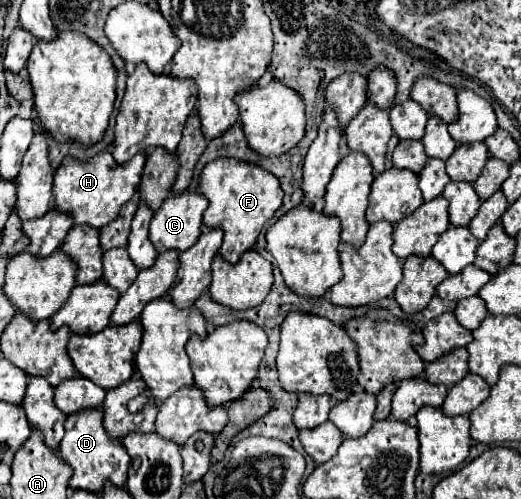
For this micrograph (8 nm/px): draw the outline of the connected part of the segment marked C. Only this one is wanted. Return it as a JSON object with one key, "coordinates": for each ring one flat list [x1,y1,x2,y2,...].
{"coordinates":[[171,191,169,197,161,203,161,207,155,211,153,219,151,219,151,241,157,247,157,251,165,251,165,249,189,249,201,235,201,225,203,225,203,213,207,209,207,199,203,197,203,193,199,191,183,191,183,193,175,193]]}

